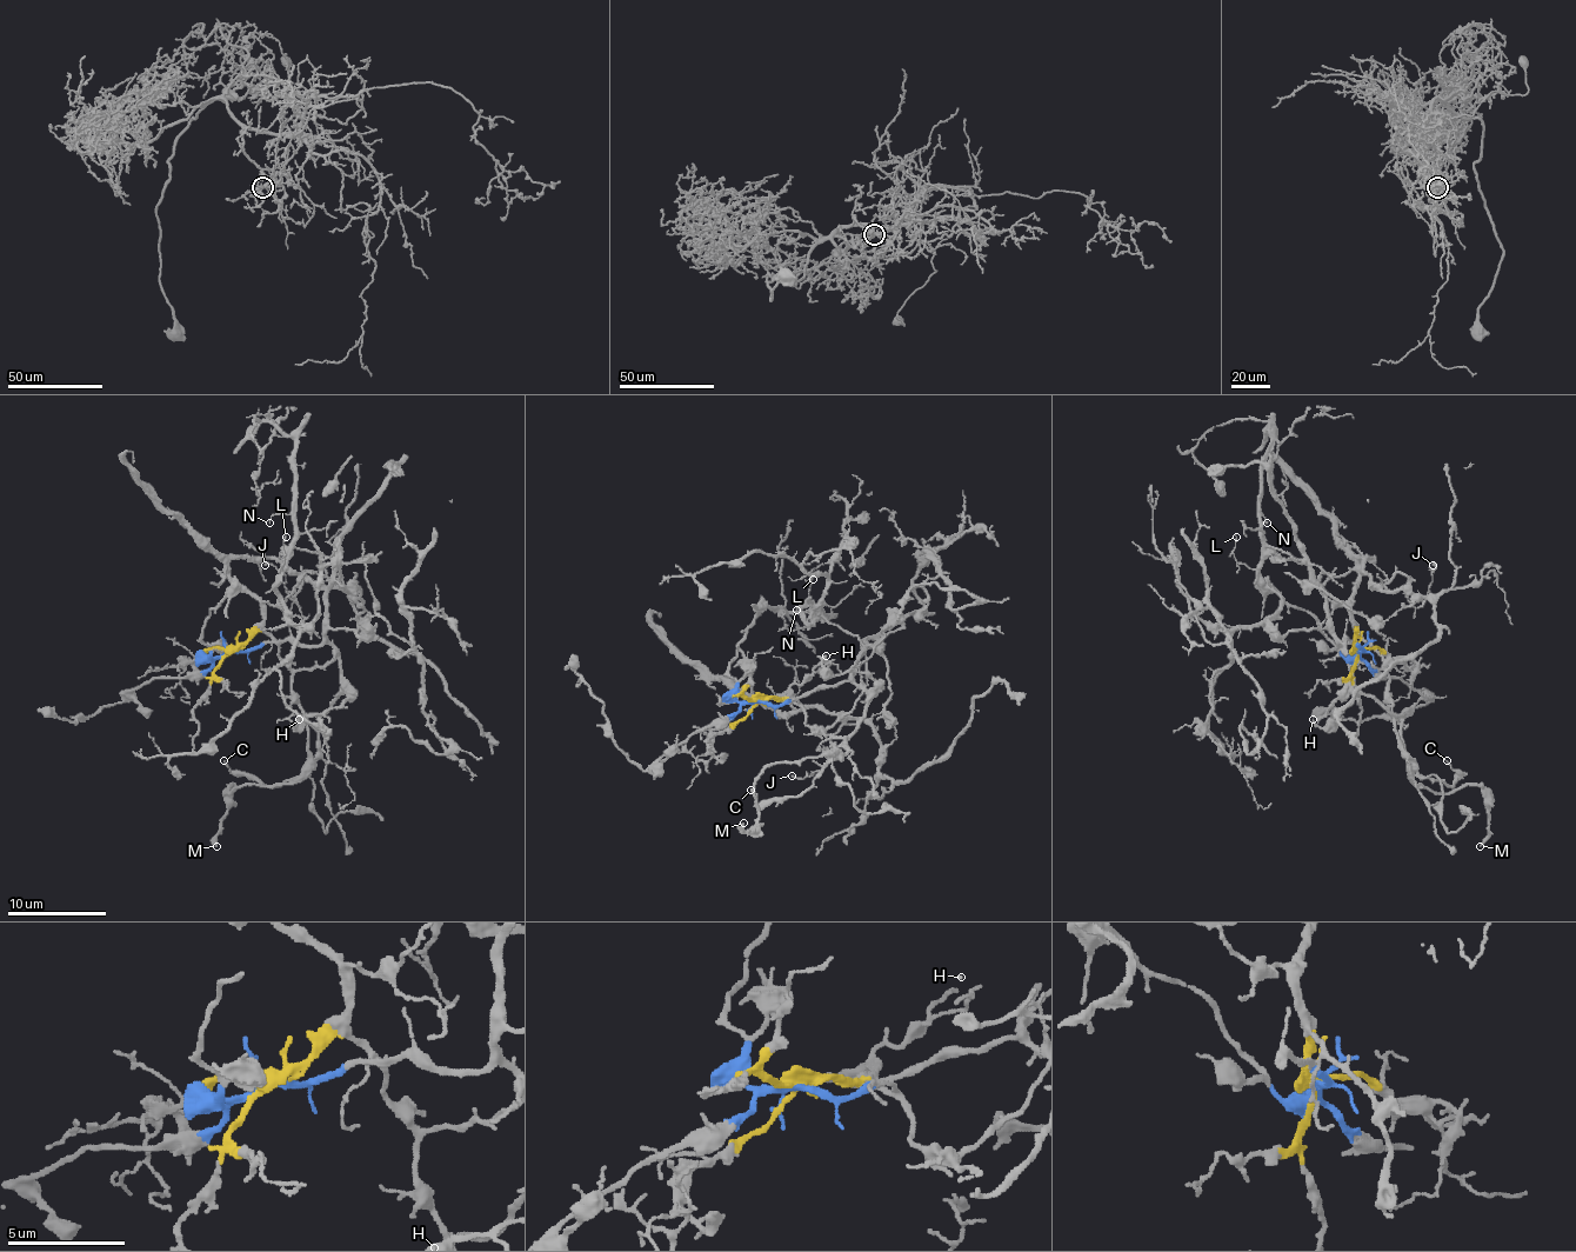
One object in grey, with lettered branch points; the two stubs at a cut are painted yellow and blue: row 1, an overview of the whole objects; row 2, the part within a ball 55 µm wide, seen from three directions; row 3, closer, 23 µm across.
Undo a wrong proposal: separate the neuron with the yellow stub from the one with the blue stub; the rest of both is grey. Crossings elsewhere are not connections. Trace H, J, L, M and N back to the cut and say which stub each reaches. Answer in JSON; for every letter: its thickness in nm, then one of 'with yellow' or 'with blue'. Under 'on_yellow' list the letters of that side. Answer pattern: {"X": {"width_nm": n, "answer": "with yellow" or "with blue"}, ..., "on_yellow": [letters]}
{"H": {"width_nm": 200, "answer": "with blue"}, "J": {"width_nm": 110, "answer": "with yellow"}, "L": {"width_nm": 110, "answer": "with blue"}, "M": {"width_nm": 240, "answer": "with blue"}, "N": {"width_nm": 100, "answer": "with blue"}, "on_yellow": ["J"]}

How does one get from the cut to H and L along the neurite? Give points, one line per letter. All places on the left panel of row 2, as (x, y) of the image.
H: (228, 652), (258, 650), (267, 641), (287, 639), (329, 644), (336, 652), (346, 699), (294, 726), (300, 718)
L: (228, 652), (287, 639), (321, 641), (325, 590), (336, 563), (294, 548), (282, 567), (285, 535)

